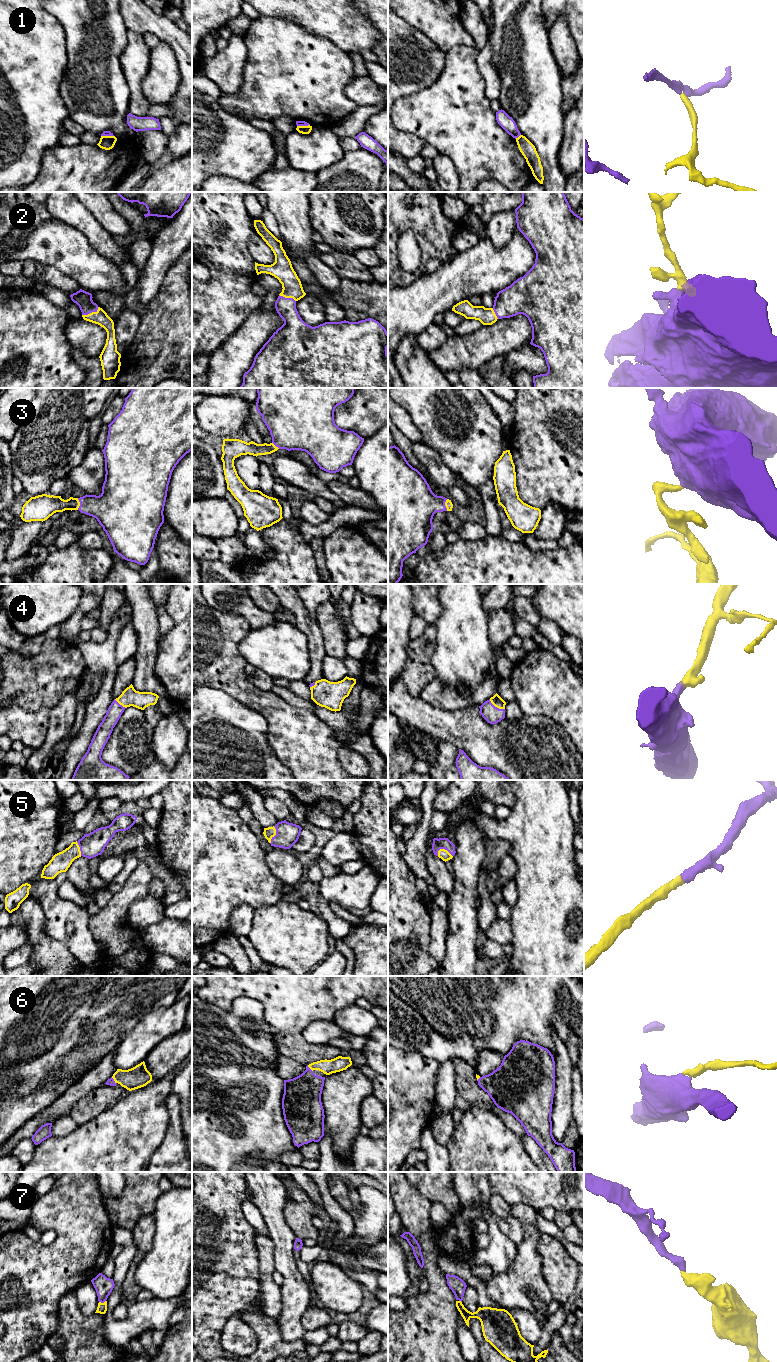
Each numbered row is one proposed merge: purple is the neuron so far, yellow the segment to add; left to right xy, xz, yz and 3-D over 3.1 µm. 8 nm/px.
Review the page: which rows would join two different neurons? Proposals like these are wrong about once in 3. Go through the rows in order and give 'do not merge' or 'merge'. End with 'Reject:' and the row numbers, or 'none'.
1: do not merge
2: merge
3: merge
4: merge
5: merge
6: merge
7: merge
Reject: 1

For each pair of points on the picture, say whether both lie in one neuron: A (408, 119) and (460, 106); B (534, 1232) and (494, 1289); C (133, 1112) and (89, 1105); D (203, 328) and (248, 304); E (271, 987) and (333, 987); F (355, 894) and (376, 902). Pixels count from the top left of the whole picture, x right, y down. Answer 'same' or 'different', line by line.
A: same
B: same
C: different
D: same
E: same
F: different

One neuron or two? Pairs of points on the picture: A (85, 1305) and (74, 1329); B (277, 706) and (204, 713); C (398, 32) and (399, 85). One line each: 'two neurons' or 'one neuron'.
A: two neurons
B: two neurons
C: one neuron

